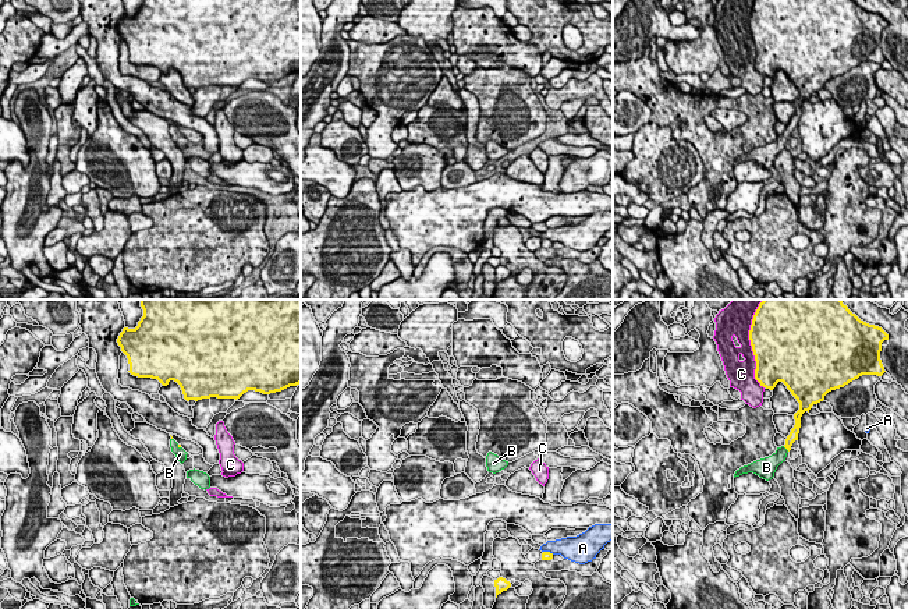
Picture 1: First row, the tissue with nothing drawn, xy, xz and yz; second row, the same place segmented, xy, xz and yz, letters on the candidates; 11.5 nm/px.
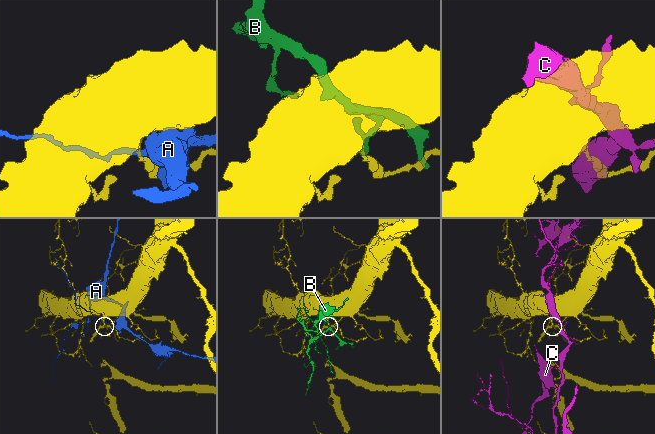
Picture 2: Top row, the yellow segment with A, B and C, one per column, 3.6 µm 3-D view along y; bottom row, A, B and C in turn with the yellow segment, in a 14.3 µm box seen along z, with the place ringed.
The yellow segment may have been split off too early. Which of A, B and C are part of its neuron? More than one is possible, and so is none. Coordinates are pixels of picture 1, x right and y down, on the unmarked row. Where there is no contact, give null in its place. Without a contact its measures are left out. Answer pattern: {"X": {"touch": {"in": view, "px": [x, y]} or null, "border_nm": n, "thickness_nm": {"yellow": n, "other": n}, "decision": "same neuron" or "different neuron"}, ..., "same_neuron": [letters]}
{"A": {"touch": {"in": "xz", "px": [549, 240]}, "border_nm": 130, "thickness_nm": {"yellow": 100, "other": 260}, "decision": "different neuron"}, "B": {"touch": {"in": "yz", "px": [786, 135]}, "border_nm": 100, "thickness_nm": {"yellow": 120, "other": 170}, "decision": "same neuron"}, "C": {"touch": {"in": "yz", "px": [752, 38]}, "border_nm": 900, "thickness_nm": {"yellow": 500, "other": 220}, "decision": "different neuron"}, "same_neuron": ["B"]}

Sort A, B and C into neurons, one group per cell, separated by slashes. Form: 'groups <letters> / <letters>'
groups A / B / C

